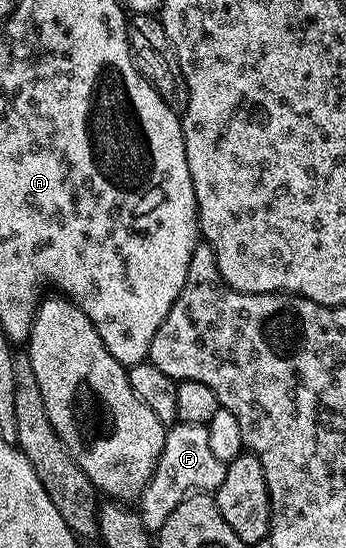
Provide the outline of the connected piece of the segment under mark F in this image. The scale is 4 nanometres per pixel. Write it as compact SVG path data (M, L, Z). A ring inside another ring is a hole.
M175 422L167 429L164 440L164 452L152 472L146 487L142 489L141 498L137 499L136 509L144 528L151 532L162 529L164 520L180 508L185 498L192 494L216 492L224 484L226 463L221 462L212 452L208 441L208 428L200 424Z

